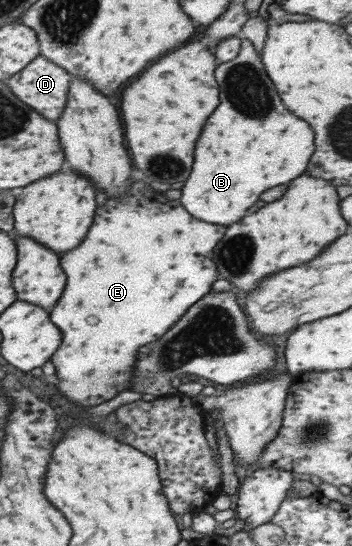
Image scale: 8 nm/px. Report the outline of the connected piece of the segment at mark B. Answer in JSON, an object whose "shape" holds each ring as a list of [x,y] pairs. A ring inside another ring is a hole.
{"shape":[[[241,38],[236,58],[216,64],[218,68],[214,70],[214,78],[220,90],[220,104],[208,116],[208,122],[204,124],[204,130],[196,140],[192,172],[184,180],[184,186],[180,188],[180,204],[196,220],[230,226],[248,214],[248,208],[252,208],[252,204],[264,190],[278,184],[286,184],[292,178],[300,176],[308,166],[308,160],[314,152],[314,144],[312,144],[312,130],[306,126],[306,122],[292,116],[280,104],[280,98],[272,82],[268,80],[261,58],[256,54],[250,40]]]}

